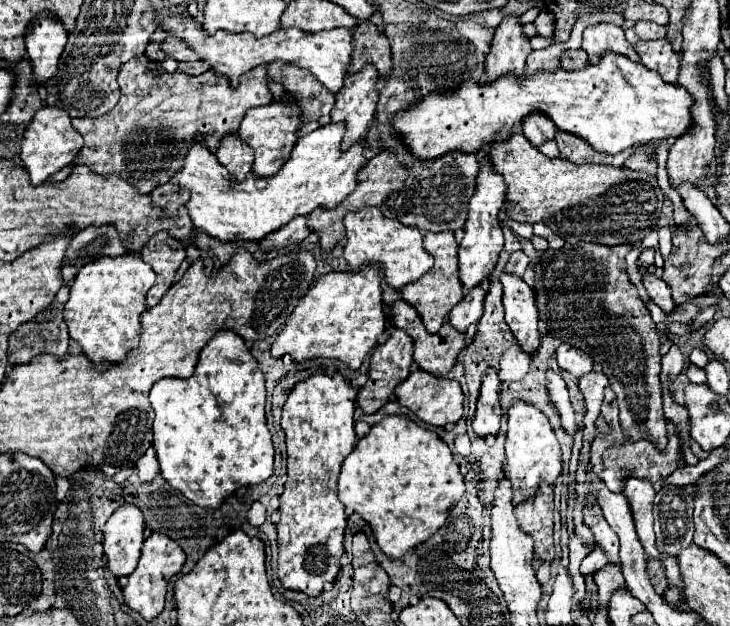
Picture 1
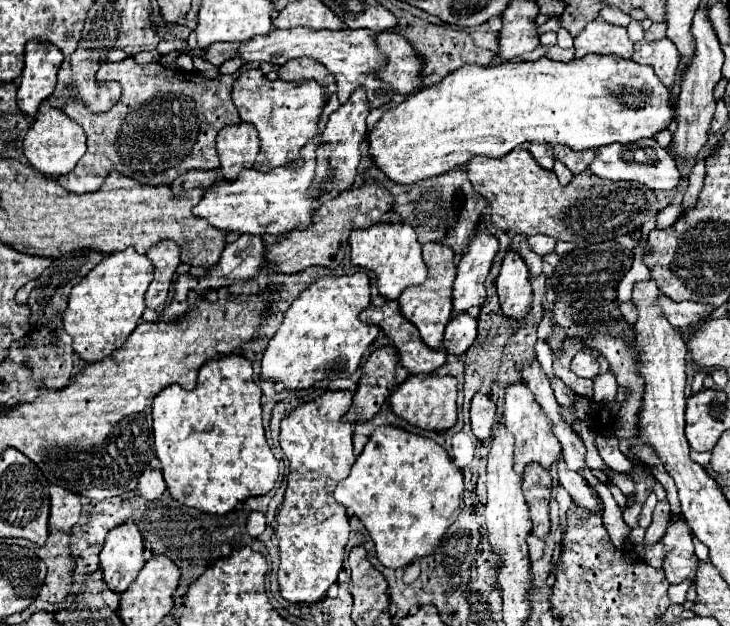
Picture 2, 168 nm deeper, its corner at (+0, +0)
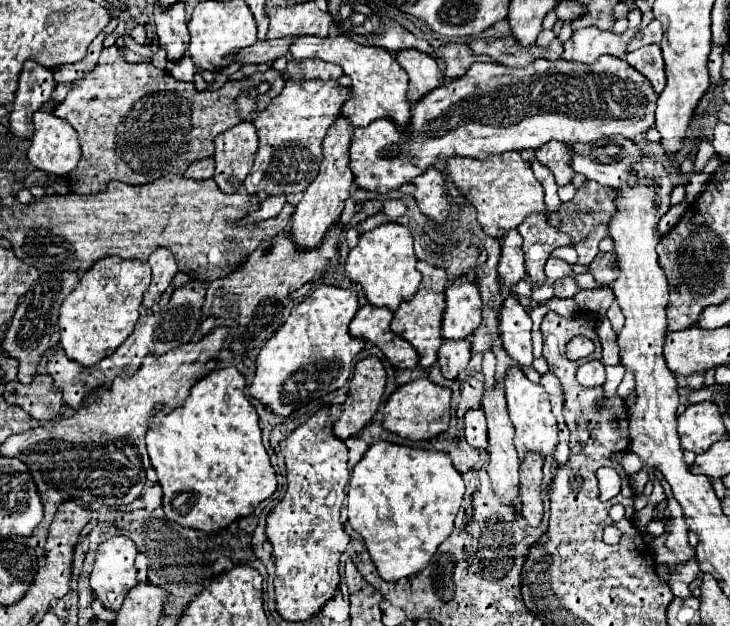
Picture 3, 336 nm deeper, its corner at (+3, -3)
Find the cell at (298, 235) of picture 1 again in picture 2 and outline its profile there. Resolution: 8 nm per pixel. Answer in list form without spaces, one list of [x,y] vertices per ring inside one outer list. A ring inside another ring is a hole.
[[[241,234],[237,240],[229,242],[223,250],[223,256],[219,260],[219,264],[215,266],[215,270],[211,270],[207,276],[191,276],[191,274],[183,274],[179,276],[177,280],[177,286],[175,286],[175,292],[173,292],[173,298],[171,302],[163,308],[163,312],[159,312],[157,320],[161,322],[177,322],[179,318],[183,318],[189,310],[189,304],[187,304],[187,298],[189,298],[189,290],[193,290],[195,294],[199,294],[201,298],[207,296],[209,290],[219,290],[219,288],[225,288],[225,286],[231,286],[233,282],[243,282],[243,280],[249,280],[253,278],[259,268],[263,266],[263,240],[261,236],[251,236],[251,234]]]

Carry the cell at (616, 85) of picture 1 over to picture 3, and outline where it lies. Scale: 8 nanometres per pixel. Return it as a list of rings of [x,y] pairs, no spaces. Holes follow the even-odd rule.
[[[604,55],[592,65],[536,59],[522,71],[498,63],[474,63],[462,77],[412,103],[408,129],[400,129],[388,117],[376,119],[368,127],[356,127],[350,169],[358,187],[388,193],[416,179],[434,163],[452,157],[484,159],[516,149],[538,149],[548,141],[570,145],[612,135],[634,139],[654,125],[656,99],[650,81],[612,55]]]

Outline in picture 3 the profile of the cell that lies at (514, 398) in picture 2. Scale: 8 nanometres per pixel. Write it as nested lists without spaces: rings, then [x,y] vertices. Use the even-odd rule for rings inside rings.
[[[510,367],[508,373],[506,373],[504,389],[506,389],[508,413],[510,413],[510,419],[512,419],[514,429],[516,429],[514,445],[516,445],[520,461],[524,459],[526,453],[540,453],[542,457],[552,455],[556,451],[556,445],[558,445],[558,425],[556,425],[556,417],[550,409],[548,393],[544,391],[544,387],[532,383],[522,373],[520,367]]]

